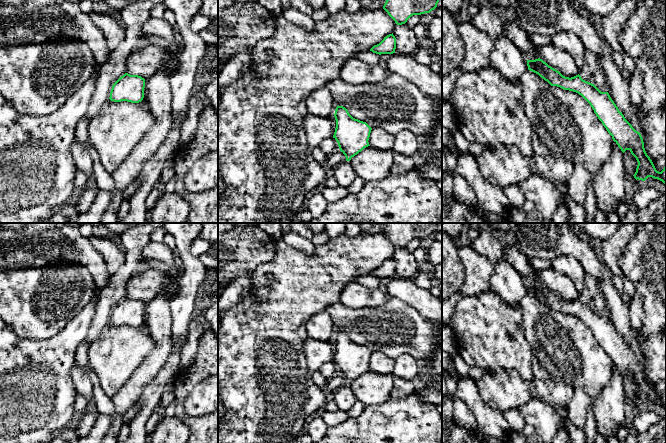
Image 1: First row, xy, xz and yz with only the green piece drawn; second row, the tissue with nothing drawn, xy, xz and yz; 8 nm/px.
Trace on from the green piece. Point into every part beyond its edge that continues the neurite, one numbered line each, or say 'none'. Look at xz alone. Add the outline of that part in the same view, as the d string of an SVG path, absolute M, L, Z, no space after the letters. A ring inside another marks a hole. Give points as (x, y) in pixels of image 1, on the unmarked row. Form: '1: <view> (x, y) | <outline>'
none

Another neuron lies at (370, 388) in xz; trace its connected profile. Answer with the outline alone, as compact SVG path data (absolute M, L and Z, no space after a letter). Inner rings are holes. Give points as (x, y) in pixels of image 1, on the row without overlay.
M368 370L352 381L349 386L357 401L365 406L375 406L385 403L390 398L393 384L393 375L380 375Z

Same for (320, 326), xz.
M327 310L311 316L306 323L308 338L320 341L334 340L336 329Z

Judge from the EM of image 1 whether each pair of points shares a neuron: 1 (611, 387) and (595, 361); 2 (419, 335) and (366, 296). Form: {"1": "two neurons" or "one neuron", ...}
{"1": "two neurons", "2": "two neurons"}

